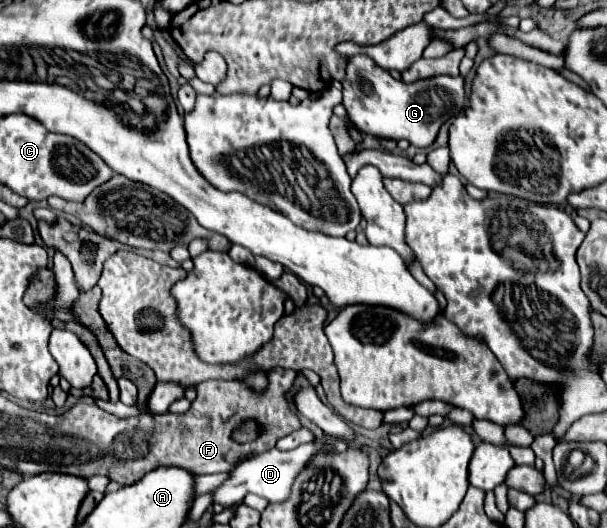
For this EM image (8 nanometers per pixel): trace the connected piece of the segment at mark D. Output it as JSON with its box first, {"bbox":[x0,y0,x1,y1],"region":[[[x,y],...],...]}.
{"bbox":[212,443,326,507],"region":[[[308,443],[308,445],[300,445],[300,447],[294,449],[294,451],[270,449],[268,453],[260,453],[260,455],[248,457],[248,459],[240,461],[240,465],[236,465],[236,467],[228,473],[228,479],[226,479],[218,489],[212,491],[212,499],[214,499],[214,503],[218,503],[218,505],[222,505],[222,507],[234,507],[234,505],[244,503],[244,497],[246,497],[248,493],[262,495],[262,497],[266,497],[270,503],[286,501],[296,473],[304,467],[304,461],[308,461],[308,457],[310,457],[312,453],[316,453],[316,451],[320,451],[320,449],[326,449],[326,447],[318,447],[318,445],[314,445],[314,443]]]}

